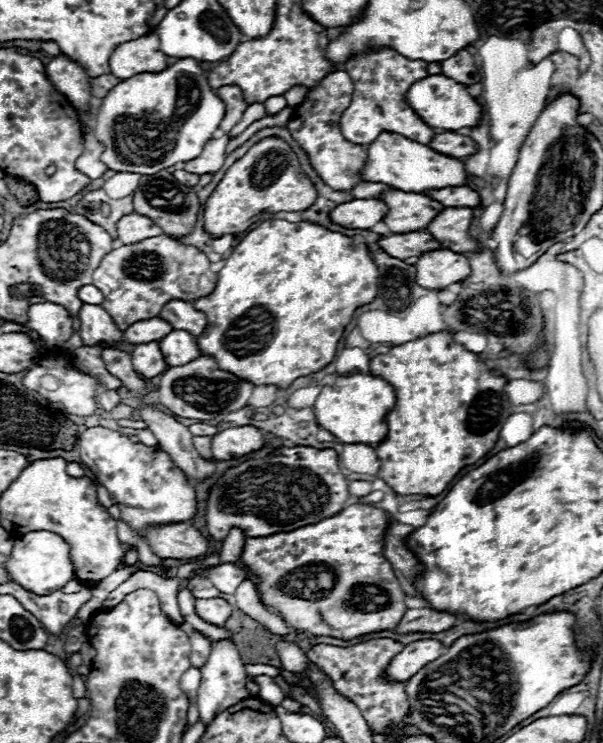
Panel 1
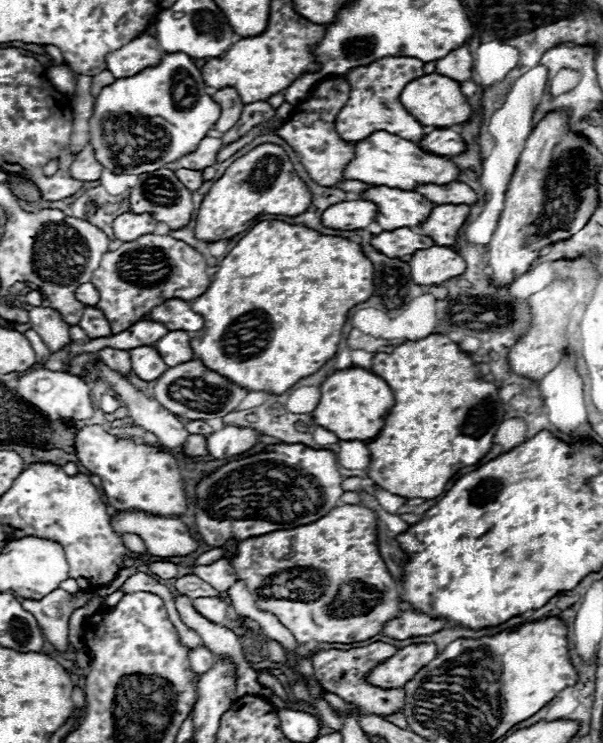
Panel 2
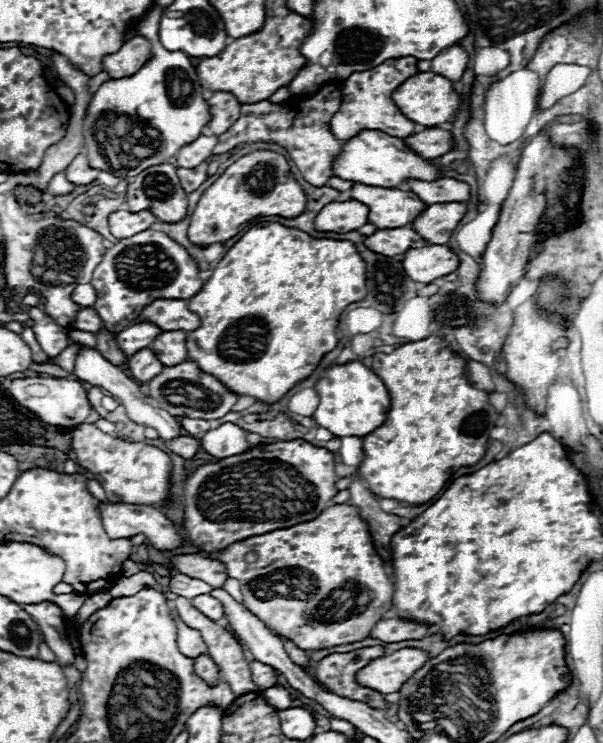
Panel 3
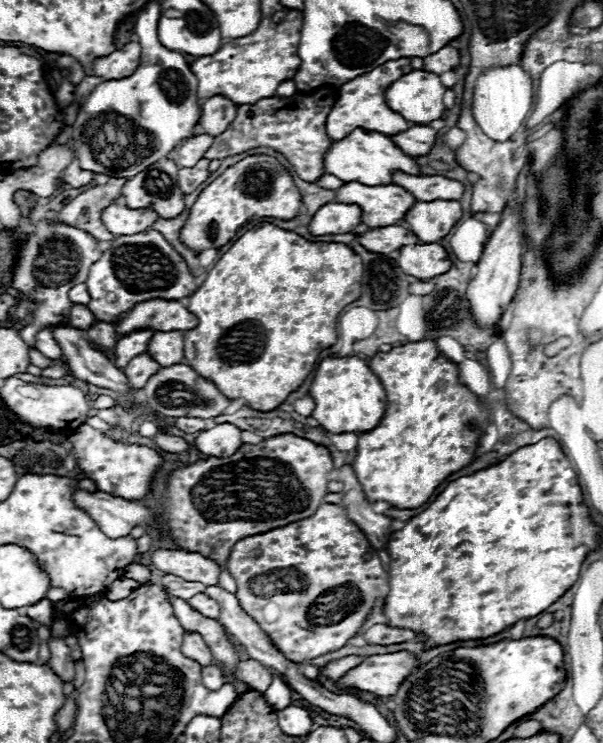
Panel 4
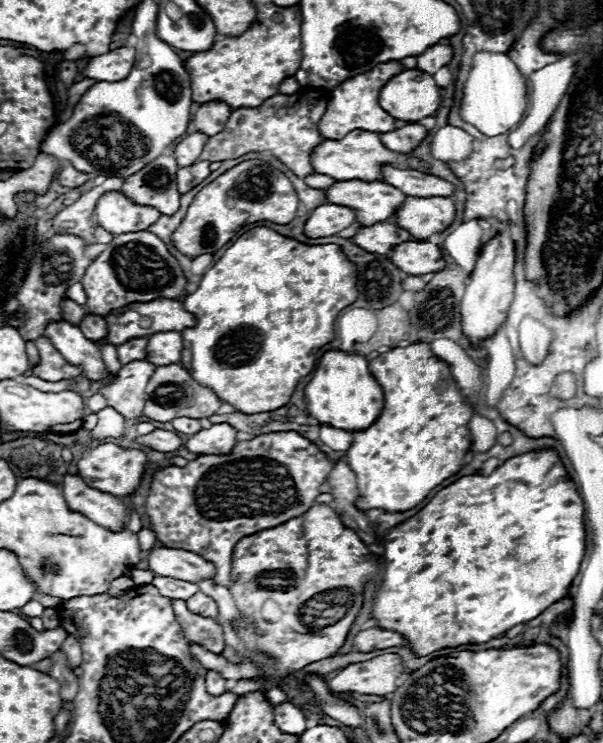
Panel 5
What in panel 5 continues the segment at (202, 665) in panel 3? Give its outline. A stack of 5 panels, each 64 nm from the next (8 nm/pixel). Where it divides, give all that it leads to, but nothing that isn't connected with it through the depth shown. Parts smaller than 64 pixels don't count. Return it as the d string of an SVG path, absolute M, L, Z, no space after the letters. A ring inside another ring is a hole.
M214 670L206 672L206 690L212 696L220 696L222 692L226 692L226 680L220 676L220 672L214 672Z

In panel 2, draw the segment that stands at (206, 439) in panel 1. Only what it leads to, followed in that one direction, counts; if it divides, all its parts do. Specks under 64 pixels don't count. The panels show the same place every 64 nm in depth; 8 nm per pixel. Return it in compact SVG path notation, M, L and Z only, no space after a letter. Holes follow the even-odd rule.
M190 434L190 436L188 436L188 442L186 442L186 454L192 454L192 456L206 456L206 454L208 454L206 436Z

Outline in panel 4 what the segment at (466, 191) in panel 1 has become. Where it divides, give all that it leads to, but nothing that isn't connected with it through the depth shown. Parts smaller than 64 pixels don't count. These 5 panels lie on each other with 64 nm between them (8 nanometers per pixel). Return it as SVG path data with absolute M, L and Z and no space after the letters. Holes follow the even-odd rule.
M396 172L394 174L394 184L402 186L410 194L414 194L416 200L422 200L422 202L432 202L432 200L460 200L462 194L464 194L464 184L462 182L450 180L450 178L444 178L444 176L420 176L418 178L418 176L410 176L410 174L404 174L404 172Z

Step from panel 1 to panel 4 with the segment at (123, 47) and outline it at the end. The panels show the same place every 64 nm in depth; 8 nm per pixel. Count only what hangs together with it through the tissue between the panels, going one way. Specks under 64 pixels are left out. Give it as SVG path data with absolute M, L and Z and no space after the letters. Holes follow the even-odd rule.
M130 42L124 48L102 56L94 62L94 76L102 76L104 80L120 80L130 76L140 64L140 44Z

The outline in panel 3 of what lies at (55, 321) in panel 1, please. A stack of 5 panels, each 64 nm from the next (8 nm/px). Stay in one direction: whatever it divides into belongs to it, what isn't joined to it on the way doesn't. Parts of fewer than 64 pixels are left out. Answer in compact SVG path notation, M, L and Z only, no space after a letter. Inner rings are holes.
M30 308L30 320L34 322L32 330L36 332L36 340L40 342L42 350L48 354L48 356L58 356L69 344L68 330L64 327L59 326L40 308Z

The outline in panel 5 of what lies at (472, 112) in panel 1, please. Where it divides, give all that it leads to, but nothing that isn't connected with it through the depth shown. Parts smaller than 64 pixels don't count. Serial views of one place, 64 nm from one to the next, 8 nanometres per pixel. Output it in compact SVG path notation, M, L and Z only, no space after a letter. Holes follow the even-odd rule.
M406 70L380 90L380 106L404 122L434 116L440 100L440 86L436 86L434 76L420 70Z

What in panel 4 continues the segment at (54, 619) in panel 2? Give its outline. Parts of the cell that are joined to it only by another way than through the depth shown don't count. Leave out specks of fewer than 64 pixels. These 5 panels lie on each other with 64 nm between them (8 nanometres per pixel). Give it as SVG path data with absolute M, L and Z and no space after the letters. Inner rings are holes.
M42 600L42 602L38 602L38 604L24 606L22 610L24 610L24 614L28 614L28 616L30 616L32 620L36 620L38 624L46 626L48 630L52 630L52 624L54 624L54 620L52 620L54 604L52 604L50 600ZM52 638L48 640L48 646L50 646L50 652L52 652L52 658L50 658L50 666L52 670L64 680L74 680L76 674L74 674L74 660L72 660L72 650L68 648L66 640L64 638Z

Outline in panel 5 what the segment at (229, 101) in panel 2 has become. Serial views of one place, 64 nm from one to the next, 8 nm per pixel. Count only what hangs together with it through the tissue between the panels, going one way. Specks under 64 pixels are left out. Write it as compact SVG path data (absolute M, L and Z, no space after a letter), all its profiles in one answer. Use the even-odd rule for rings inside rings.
M220 100L204 102L192 116L192 124L196 126L198 132L212 136L224 130L224 122L228 122L230 114L232 114L232 108L226 102L220 102Z

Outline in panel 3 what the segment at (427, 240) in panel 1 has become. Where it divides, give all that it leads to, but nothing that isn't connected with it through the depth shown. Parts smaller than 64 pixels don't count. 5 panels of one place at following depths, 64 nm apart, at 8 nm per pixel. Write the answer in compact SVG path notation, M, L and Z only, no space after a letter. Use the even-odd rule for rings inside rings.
M402 226L402 228L392 228L392 230L378 230L370 236L366 236L364 244L384 256L398 256L398 254L406 254L410 248L422 248L428 246L428 242L416 234L410 226Z

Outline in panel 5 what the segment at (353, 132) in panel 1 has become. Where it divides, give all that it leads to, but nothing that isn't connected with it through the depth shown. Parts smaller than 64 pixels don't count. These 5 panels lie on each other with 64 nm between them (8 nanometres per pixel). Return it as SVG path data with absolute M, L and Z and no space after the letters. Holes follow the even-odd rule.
M392 60L392 62L384 62L378 64L376 68L372 68L370 72L358 74L356 78L350 78L346 82L342 82L340 86L334 88L332 92L332 102L328 104L326 114L320 119L320 134L324 138L330 140L340 140L342 136L346 136L352 130L368 130L368 132L388 132L388 130L396 130L400 126L400 122L390 116L386 110L380 108L378 104L378 96L382 86L396 74L404 72L406 68L400 64L400 60Z

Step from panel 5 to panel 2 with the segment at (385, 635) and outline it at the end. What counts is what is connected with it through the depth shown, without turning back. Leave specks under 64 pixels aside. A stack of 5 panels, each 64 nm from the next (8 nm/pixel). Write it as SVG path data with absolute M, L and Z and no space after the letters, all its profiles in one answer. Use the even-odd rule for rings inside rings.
M406 610L406 612L402 612L402 616L388 622L386 628L382 630L382 634L396 638L396 640L404 640L404 638L412 638L412 636L428 636L428 634L444 630L446 626L448 626L448 620L444 620L444 618L430 618L428 614Z

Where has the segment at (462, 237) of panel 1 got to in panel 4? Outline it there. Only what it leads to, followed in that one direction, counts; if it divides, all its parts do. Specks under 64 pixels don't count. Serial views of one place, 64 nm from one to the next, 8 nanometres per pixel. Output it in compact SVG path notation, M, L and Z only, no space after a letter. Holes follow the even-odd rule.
M456 200L416 202L406 214L410 230L418 236L418 240L426 244L440 242L460 218L462 218L462 206Z

